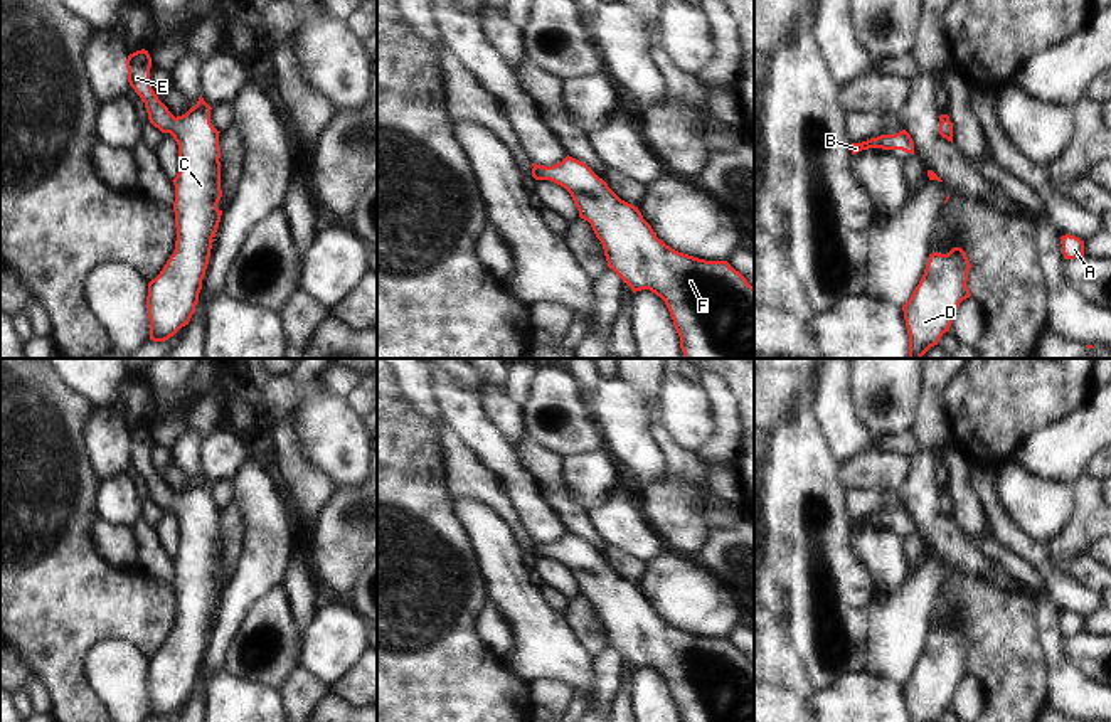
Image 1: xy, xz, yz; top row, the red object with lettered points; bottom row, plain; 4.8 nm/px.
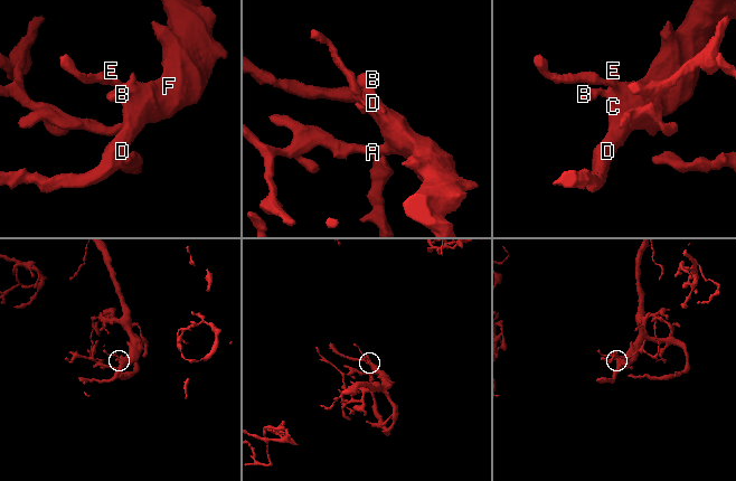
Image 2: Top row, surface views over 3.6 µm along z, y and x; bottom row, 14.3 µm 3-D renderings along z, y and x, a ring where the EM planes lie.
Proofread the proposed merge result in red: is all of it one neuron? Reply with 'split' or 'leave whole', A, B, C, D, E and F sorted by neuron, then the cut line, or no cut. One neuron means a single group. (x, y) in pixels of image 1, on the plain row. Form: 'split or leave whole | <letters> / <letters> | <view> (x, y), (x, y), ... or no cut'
leave whole | A B C D E F | no cut

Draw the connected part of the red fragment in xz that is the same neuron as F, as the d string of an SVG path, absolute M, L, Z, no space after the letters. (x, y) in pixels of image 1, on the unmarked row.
M569 532L552 544L537 540L532 540L532 544L532 554L535 557L550 557L571 571L579 594L591 601L596 614L601 618L608 645L611 645L633 670L650 666L665 678L680 714L680 722L754 722L754 665L727 638L705 638L667 623L656 614L638 584L621 577L586 540Z

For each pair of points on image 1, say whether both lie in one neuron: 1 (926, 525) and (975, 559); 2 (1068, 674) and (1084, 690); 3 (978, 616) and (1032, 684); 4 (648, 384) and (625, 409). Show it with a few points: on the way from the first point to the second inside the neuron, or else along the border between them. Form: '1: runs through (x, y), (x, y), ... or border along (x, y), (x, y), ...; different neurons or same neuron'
1: runs through (938, 530), (963, 554); same neuron
2: runs through (1071, 677), (1081, 687); same neuron
3: runs through (995, 633), (1005, 643), (1005, 657), (1015, 667); same neuron
4: border along (616, 376), (638, 396), (648, 416), (648, 433); different neurons

